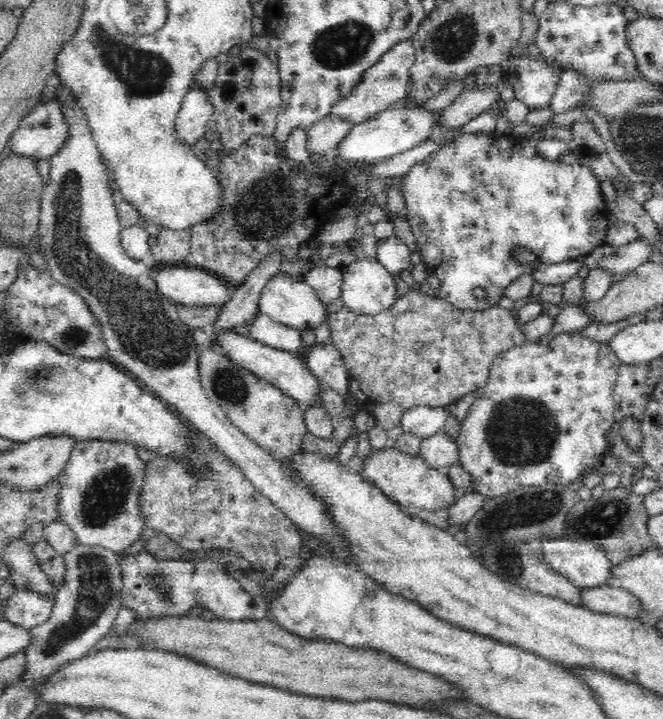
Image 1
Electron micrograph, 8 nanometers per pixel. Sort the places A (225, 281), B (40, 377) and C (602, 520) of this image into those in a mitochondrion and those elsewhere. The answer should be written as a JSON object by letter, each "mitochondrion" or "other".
{"A":"other","B":"mitochondrion","C":"mitochondrion"}

